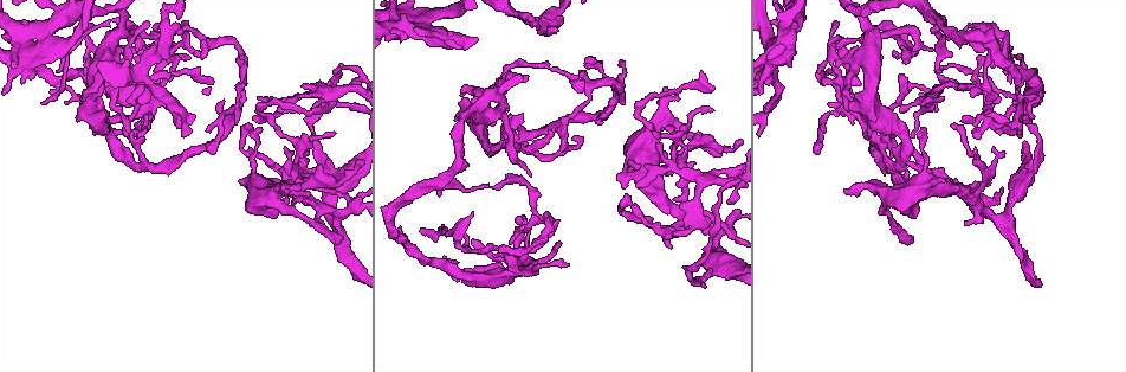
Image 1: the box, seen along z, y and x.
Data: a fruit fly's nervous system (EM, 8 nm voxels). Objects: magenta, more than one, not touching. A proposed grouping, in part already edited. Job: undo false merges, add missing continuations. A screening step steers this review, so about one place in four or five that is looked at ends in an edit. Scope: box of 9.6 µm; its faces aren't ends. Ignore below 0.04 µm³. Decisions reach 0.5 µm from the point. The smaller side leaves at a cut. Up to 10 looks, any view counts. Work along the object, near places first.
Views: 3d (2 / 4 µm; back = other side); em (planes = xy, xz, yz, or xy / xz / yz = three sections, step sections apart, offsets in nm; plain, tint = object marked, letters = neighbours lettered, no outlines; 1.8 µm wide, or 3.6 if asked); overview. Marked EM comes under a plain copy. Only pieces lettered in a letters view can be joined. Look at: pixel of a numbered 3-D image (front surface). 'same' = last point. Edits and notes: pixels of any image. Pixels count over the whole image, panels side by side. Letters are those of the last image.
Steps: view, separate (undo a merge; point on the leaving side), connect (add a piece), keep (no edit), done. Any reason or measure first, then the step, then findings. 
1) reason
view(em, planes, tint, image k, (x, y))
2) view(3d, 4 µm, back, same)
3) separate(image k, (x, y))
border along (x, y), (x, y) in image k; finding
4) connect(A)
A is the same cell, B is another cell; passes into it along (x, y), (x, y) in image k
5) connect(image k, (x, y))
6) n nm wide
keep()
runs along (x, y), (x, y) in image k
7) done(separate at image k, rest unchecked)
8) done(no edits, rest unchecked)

view(3d, 2 µm, image 1, (855, 188))

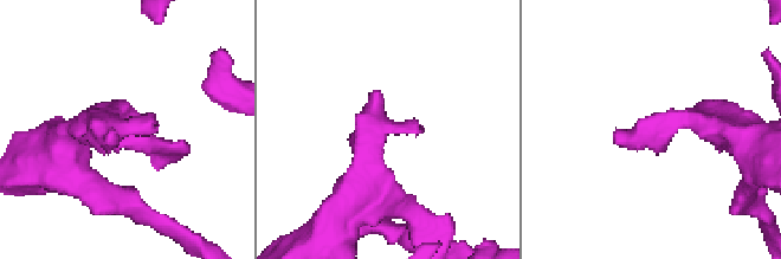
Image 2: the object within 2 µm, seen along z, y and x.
view(em, xz, step 8, tint, image 2, (150, 113))

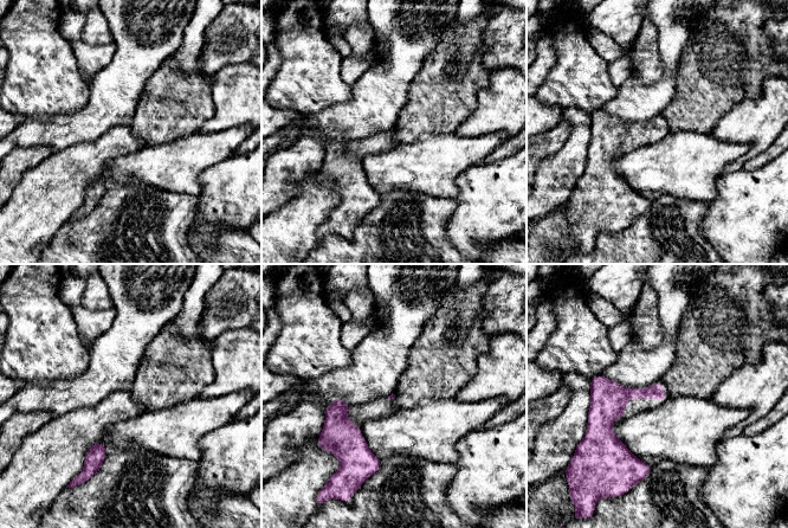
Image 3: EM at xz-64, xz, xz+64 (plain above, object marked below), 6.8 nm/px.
cut it another way
view(em, yz, step 8, letters, same)

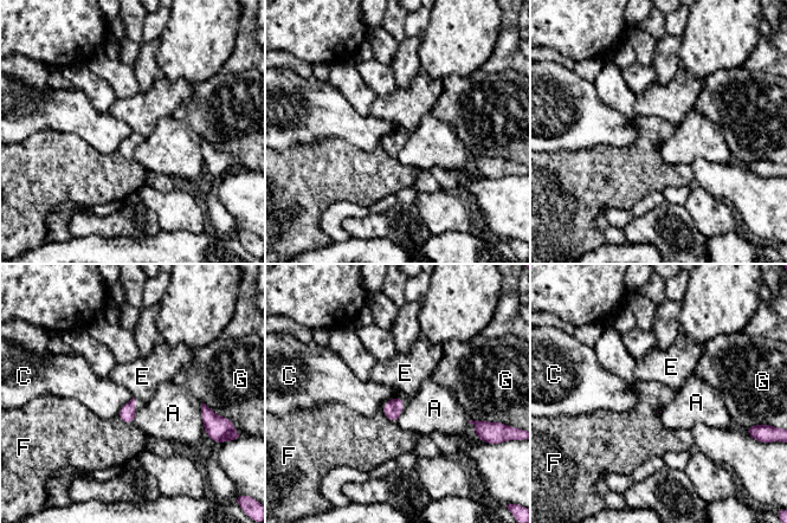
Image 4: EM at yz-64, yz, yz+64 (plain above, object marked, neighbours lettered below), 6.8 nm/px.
keep()
A, C, E, F and G are other cells; border along (381, 408), (384, 414), (395, 423) in image 4; none of them fits

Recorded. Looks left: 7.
branch stops here
view(em, xy, step 16, tint, image 1, (336, 101))

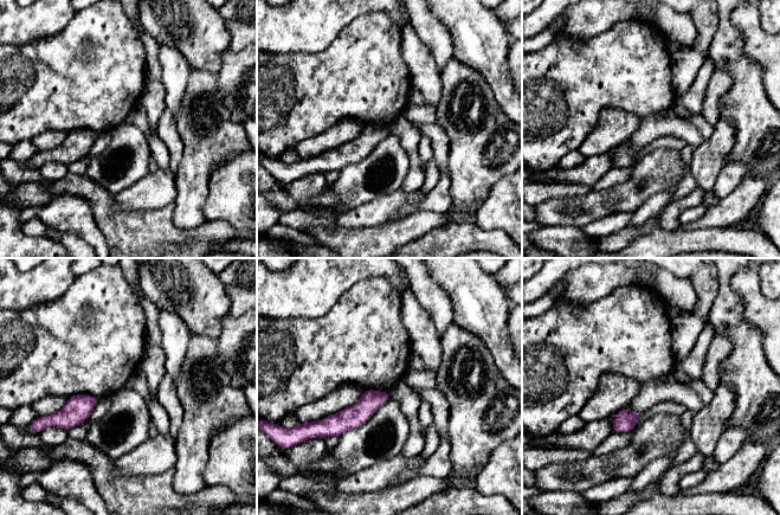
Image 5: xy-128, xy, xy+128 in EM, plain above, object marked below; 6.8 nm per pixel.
cut it another way
view(em, planes, letters, same)

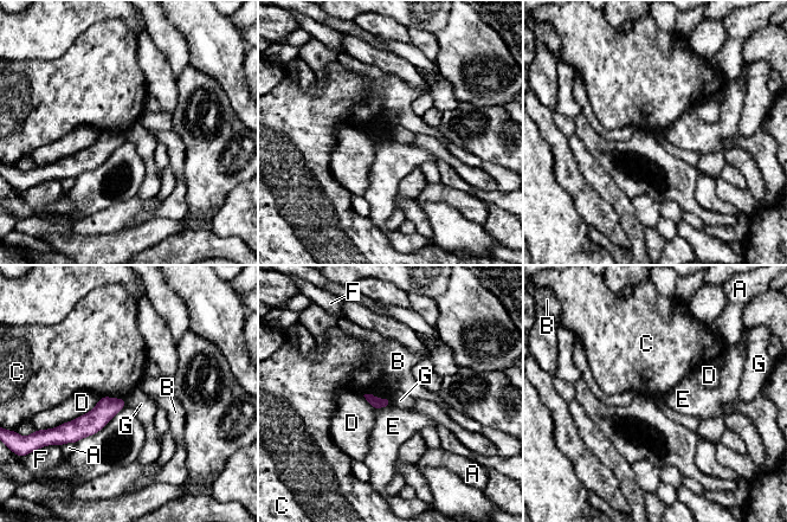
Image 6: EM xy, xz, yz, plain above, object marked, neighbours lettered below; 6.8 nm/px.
keep()
A, B, C, D, E, F and G are other cells; none of them fits

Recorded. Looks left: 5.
abrupt turn
view(3d, 4 µm, image 1, (117, 61))

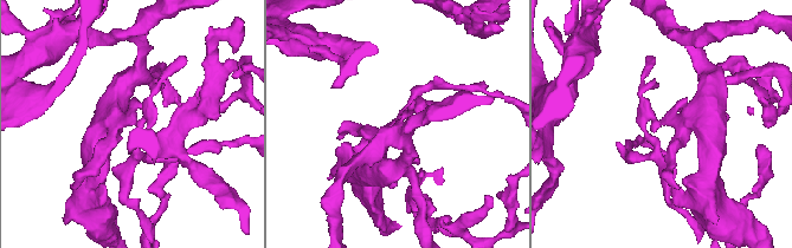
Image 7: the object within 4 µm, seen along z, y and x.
shape alone is not enough
view(em, yz, step 8, tint, image 7, (662, 123))

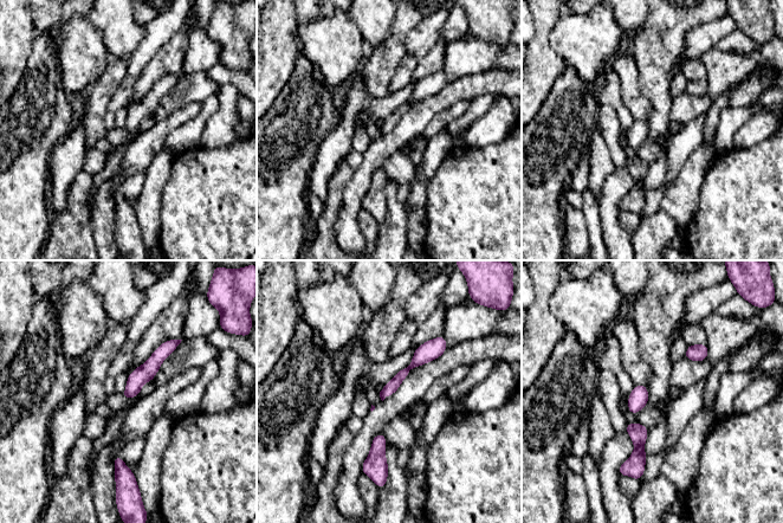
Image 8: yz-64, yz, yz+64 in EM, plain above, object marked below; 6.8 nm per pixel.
view(em, planes, letters, same)

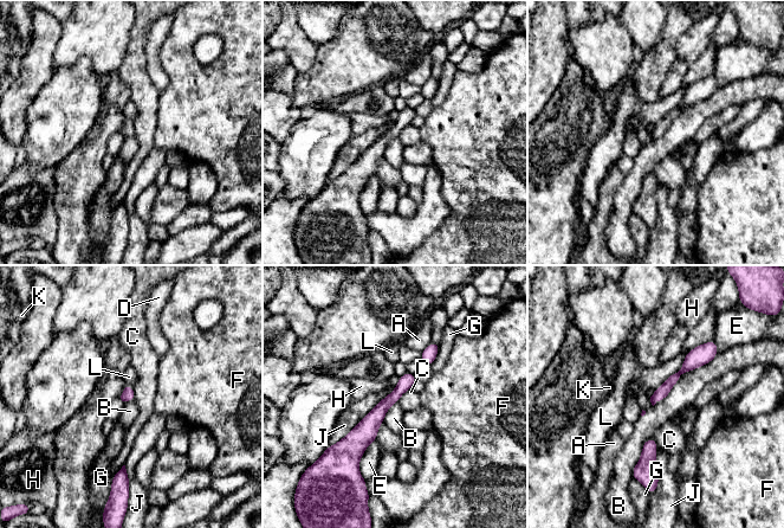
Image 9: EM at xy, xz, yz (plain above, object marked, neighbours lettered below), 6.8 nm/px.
keep()
A, B, C, D, E, F, G, H, J, K and L are other cells; border along (718, 352), (685, 372), (653, 406) in image 9; all the same cell

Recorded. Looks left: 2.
branch point
view(em, 3.6 µm, planes, letters, image 1, (679, 214))

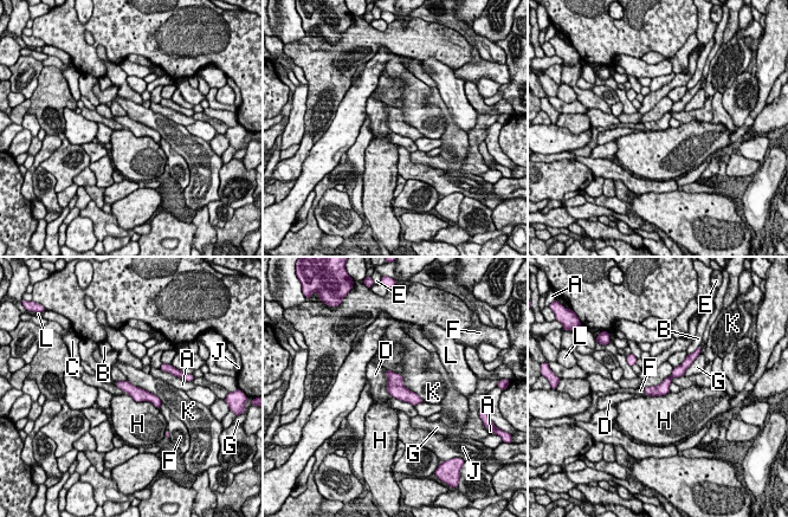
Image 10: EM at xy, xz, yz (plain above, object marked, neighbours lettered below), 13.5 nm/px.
160 nm wide
keep()
A, B, C, D, E, F, G, H, J, K and L are other cells; border along (127, 380), (152, 392), (162, 402) in image 10; all the same cell

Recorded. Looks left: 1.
done(no edits, rest unchecked)

